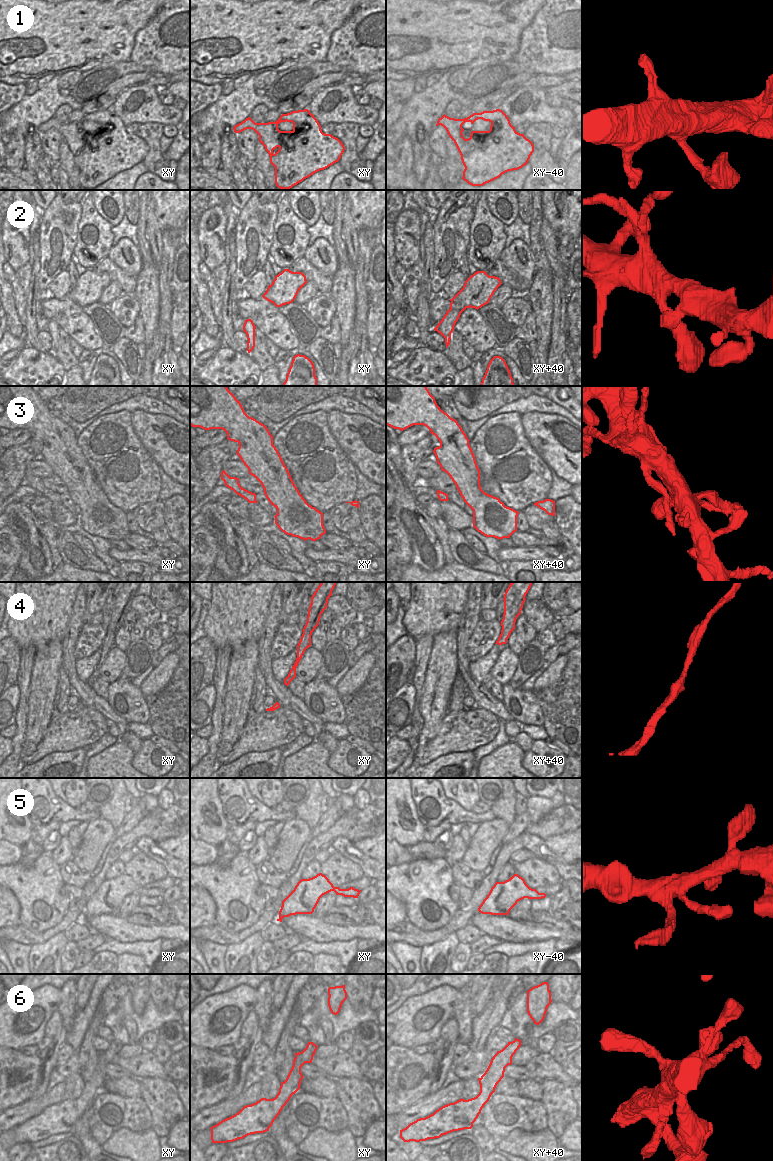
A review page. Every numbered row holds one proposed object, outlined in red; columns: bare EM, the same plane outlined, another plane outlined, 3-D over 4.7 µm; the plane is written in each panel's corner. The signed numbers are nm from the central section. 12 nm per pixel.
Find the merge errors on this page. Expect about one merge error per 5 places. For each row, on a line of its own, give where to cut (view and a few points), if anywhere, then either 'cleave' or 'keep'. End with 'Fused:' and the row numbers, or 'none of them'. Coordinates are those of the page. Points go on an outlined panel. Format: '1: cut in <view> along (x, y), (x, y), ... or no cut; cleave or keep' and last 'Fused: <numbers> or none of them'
1: no cut; keep
2: no cut; keep
3: no cut; keep
4: no cut; keep
5: no cut; keep
6: no cut; keep
Fused: none of them

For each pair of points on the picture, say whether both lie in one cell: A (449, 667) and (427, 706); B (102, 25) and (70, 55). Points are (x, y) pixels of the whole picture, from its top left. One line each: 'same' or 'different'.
A: same
B: same

